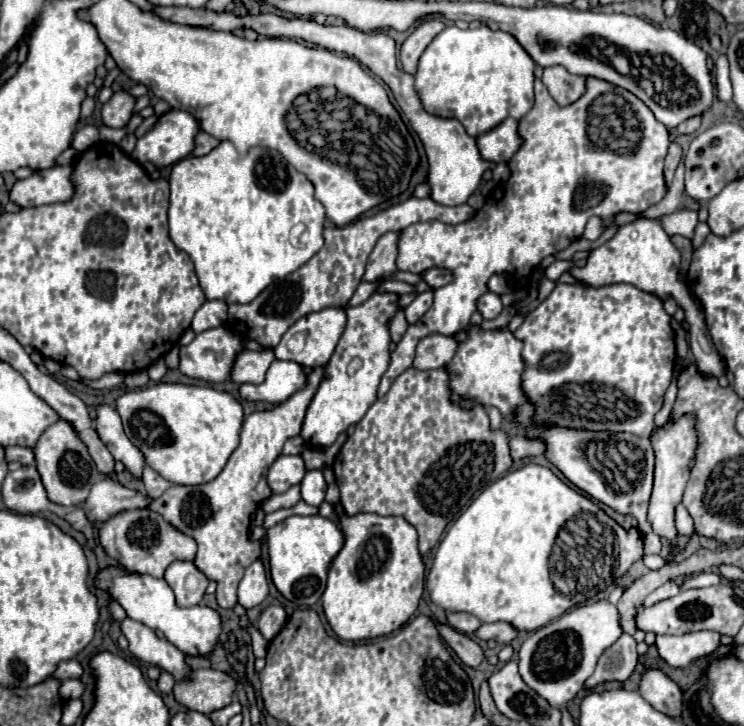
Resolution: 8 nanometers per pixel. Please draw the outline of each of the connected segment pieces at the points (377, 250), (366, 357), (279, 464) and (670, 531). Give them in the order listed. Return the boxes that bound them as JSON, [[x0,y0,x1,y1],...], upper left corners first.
[[362,232,420,284],[300,294,398,446],[268,456,306,494],[648,414,698,550]]

